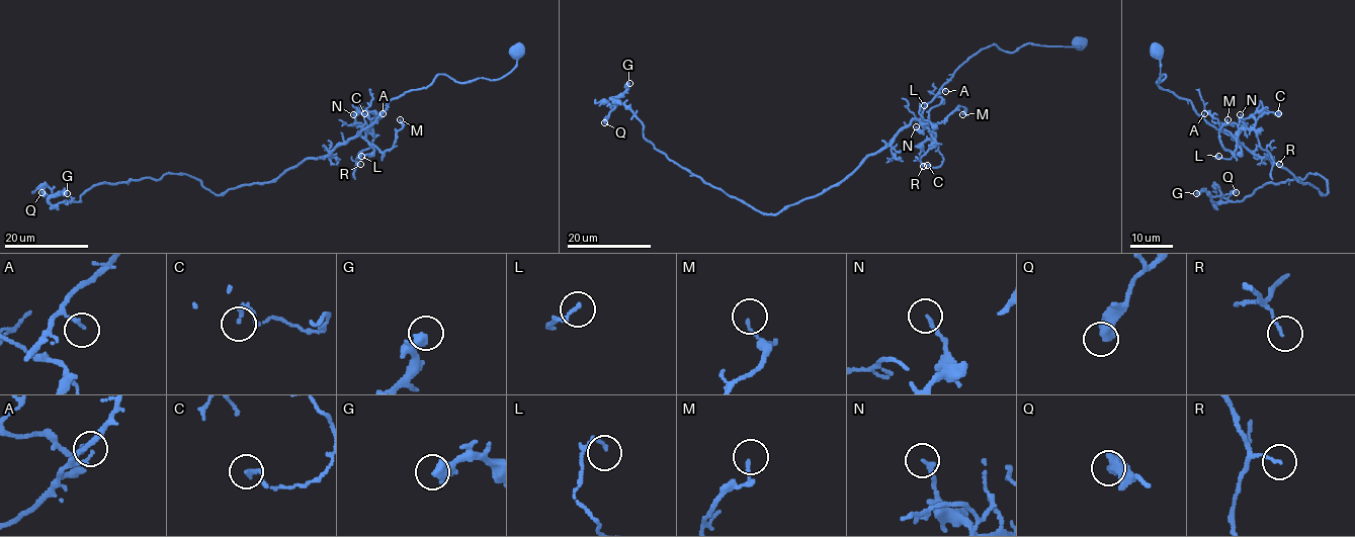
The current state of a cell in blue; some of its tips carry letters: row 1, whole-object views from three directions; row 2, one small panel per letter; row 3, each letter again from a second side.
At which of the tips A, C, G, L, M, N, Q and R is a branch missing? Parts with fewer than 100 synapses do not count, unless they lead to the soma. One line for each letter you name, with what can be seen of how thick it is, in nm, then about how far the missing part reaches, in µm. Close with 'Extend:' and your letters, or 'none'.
Extend: none

